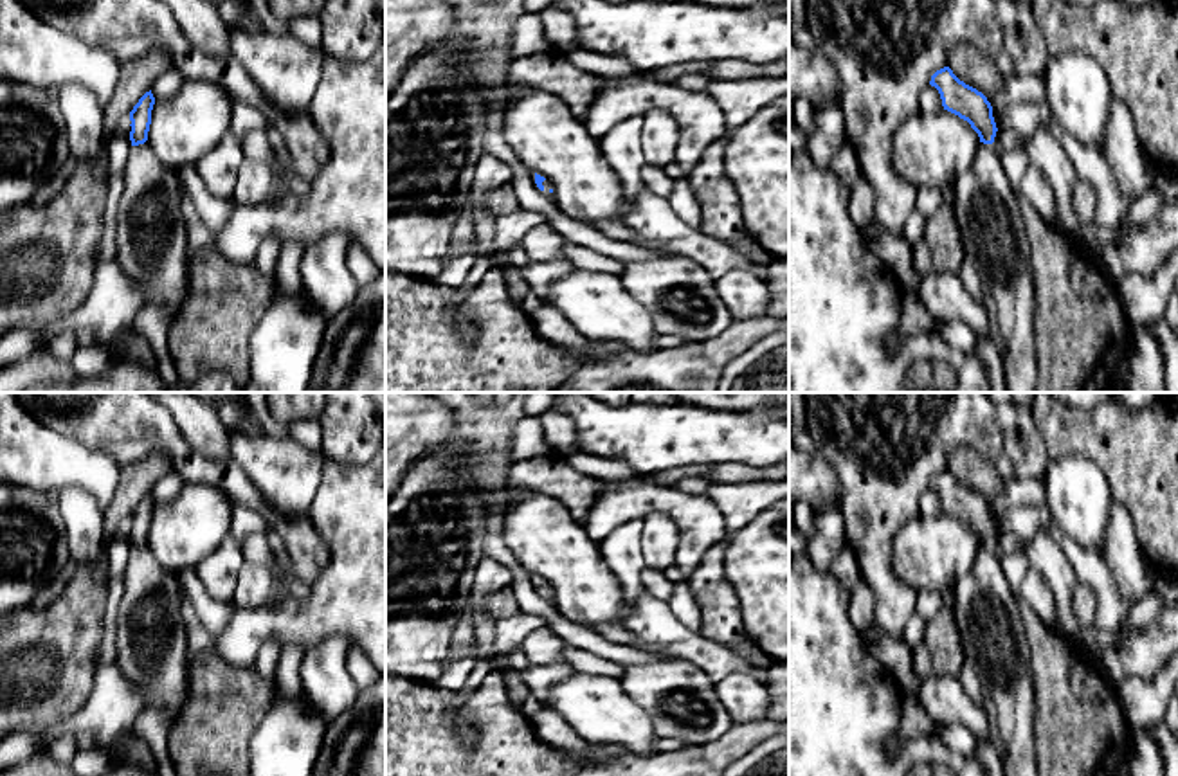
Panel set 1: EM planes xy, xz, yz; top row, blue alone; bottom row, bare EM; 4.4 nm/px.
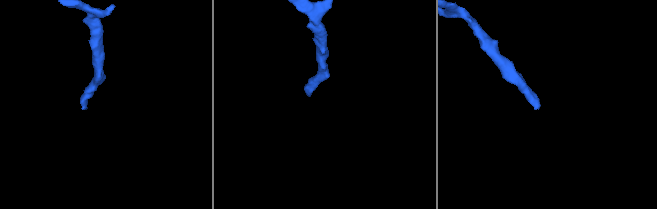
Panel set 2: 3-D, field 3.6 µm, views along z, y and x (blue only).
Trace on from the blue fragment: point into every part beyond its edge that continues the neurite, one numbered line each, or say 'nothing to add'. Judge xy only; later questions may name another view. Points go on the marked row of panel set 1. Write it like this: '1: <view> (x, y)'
1: xy (152, 236)

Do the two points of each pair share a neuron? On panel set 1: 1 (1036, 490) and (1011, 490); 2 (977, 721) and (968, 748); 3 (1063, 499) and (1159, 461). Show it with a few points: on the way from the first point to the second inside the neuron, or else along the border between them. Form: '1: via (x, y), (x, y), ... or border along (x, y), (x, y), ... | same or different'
1: via (1031, 490), (1016, 490) | same
2: border along (941, 724), (962, 724), (978, 742) | different
3: border along (1074, 454), (1087, 456), (1103, 472), (1114, 499) | different

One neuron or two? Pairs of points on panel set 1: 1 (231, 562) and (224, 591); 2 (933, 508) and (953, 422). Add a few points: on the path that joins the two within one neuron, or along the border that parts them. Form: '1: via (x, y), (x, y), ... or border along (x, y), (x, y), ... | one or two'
1: via (224, 569), (224, 584) | one
2: border along (928, 487), (919, 499), (917, 515) | two

